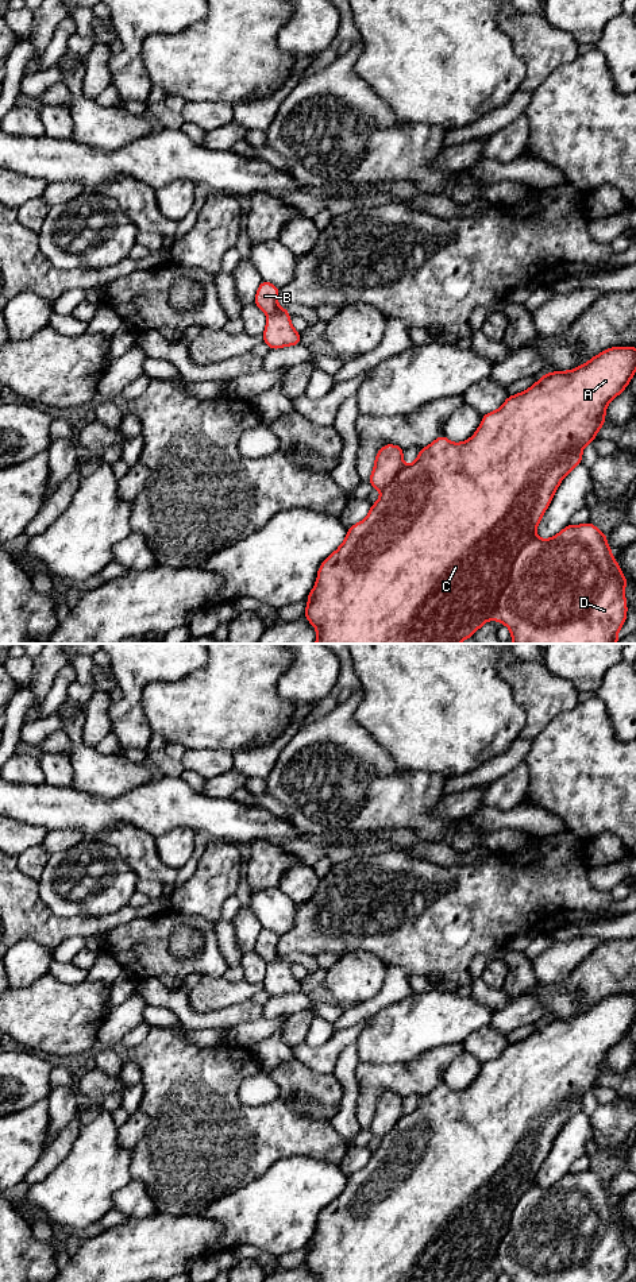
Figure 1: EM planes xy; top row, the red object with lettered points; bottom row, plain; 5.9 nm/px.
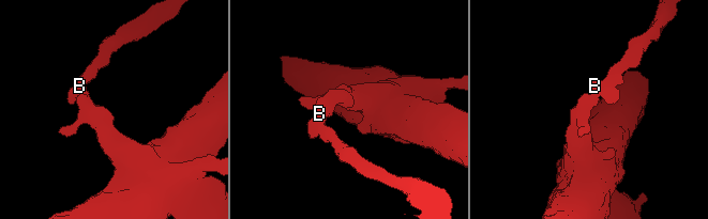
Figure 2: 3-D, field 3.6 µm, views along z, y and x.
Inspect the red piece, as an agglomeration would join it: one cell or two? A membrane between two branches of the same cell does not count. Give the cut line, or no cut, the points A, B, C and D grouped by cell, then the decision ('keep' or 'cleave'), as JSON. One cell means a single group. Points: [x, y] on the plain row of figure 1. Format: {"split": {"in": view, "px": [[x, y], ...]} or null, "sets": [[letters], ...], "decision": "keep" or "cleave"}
{"split": null, "sets": [["A", "B", "C", "D"]], "decision": "keep"}

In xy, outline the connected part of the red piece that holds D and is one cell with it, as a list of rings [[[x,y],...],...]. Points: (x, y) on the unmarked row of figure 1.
[[[612,995],[571,1019],[544,1022],[528,1038],[509,1043],[500,1057],[482,1063],[482,1070],[471,1086],[455,1092],[442,1082],[420,1097],[410,1113],[404,1112],[401,1094],[383,1093],[375,1104],[374,1117],[367,1128],[373,1138],[381,1138],[379,1147],[371,1152],[363,1169],[347,1177],[344,1190],[319,1215],[316,1232],[307,1244],[304,1264],[315,1274],[317,1282],[474,1282],[490,1267],[508,1274],[512,1282],[617,1282],[627,1267],[624,1236],[628,1229],[613,1205],[605,1181],[587,1170],[567,1173],[556,1183],[543,1188],[536,1183],[536,1175],[562,1127],[582,1111],[583,1094],[593,1090],[598,1077],[606,1070],[608,1051],[625,1038],[635,1020],[636,996]]]

